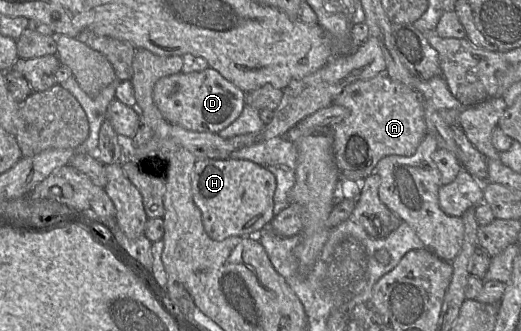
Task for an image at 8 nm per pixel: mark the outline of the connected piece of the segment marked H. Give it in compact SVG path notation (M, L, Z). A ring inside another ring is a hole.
M197 159L192 171L192 198L201 212L205 232L215 241L234 236L257 236L275 216L275 189L275 176L248 160Z

